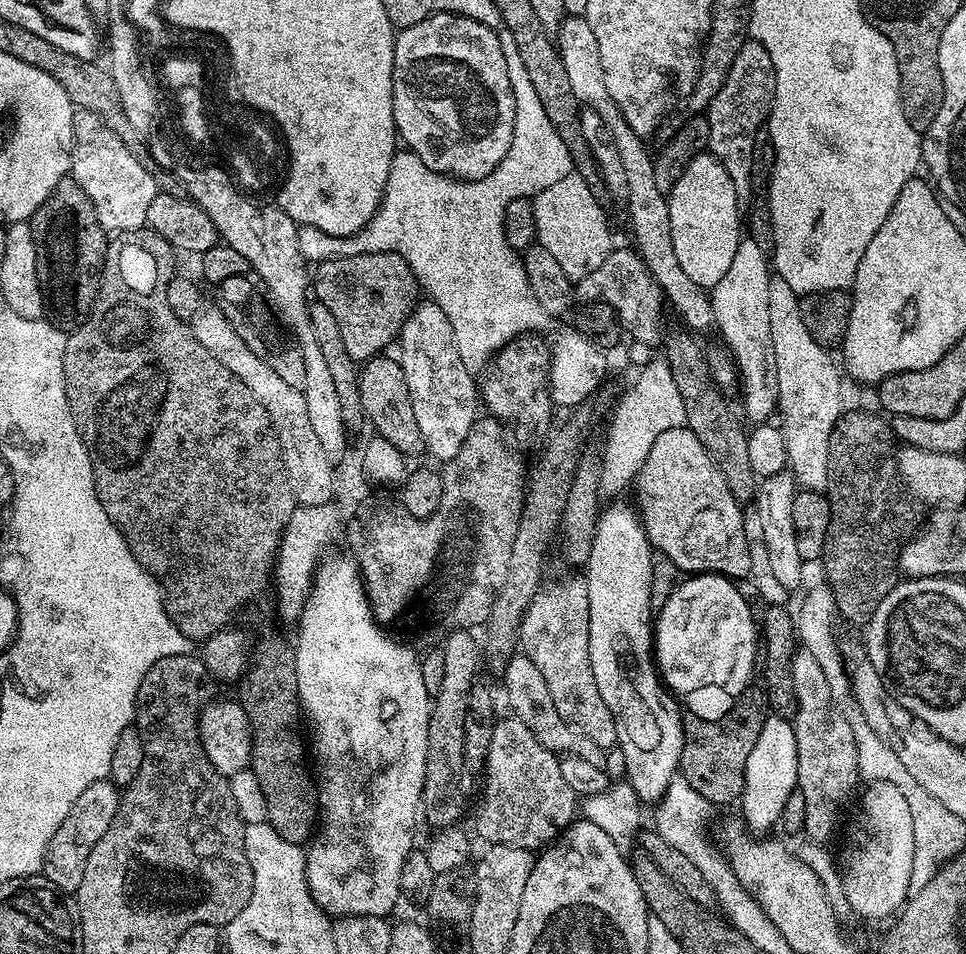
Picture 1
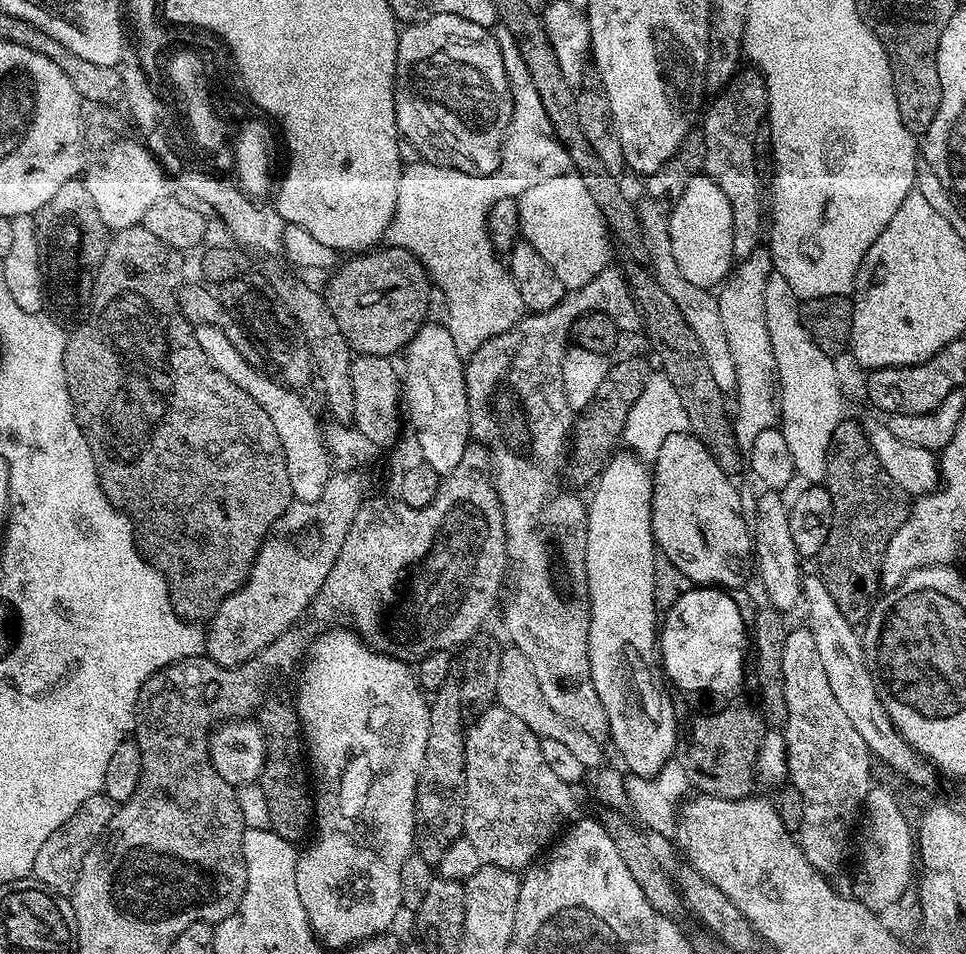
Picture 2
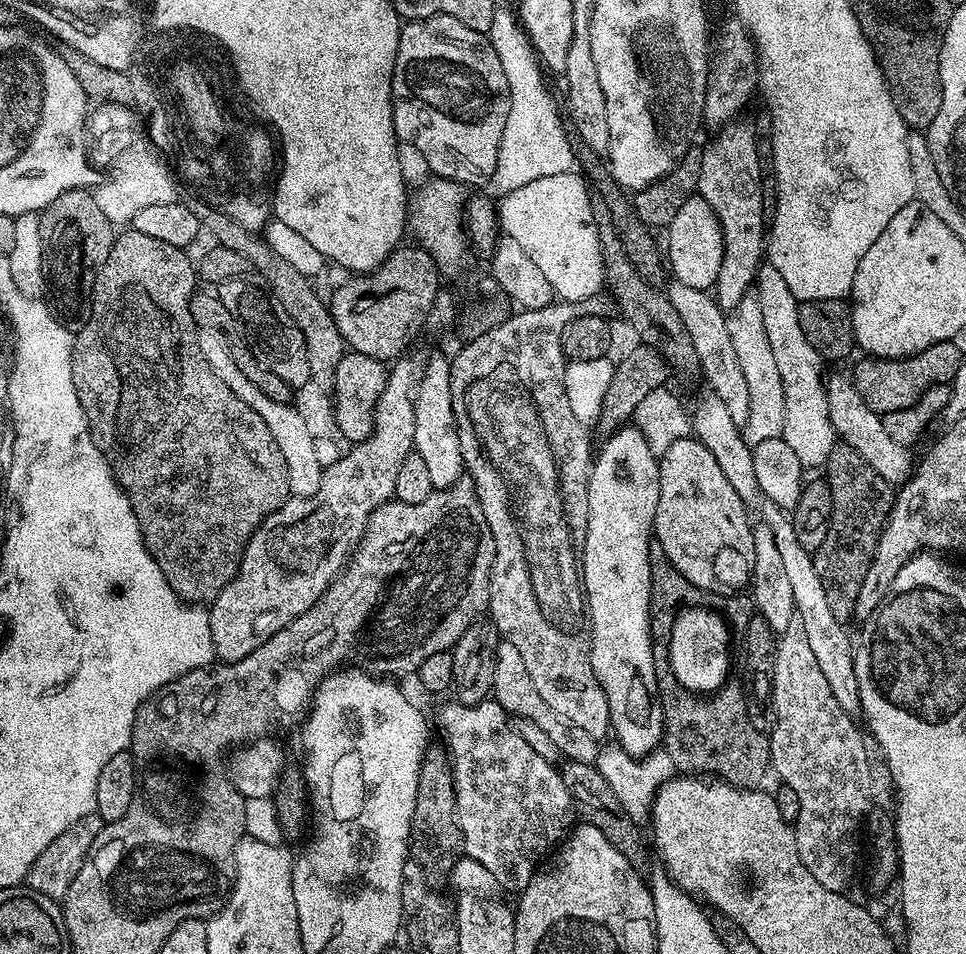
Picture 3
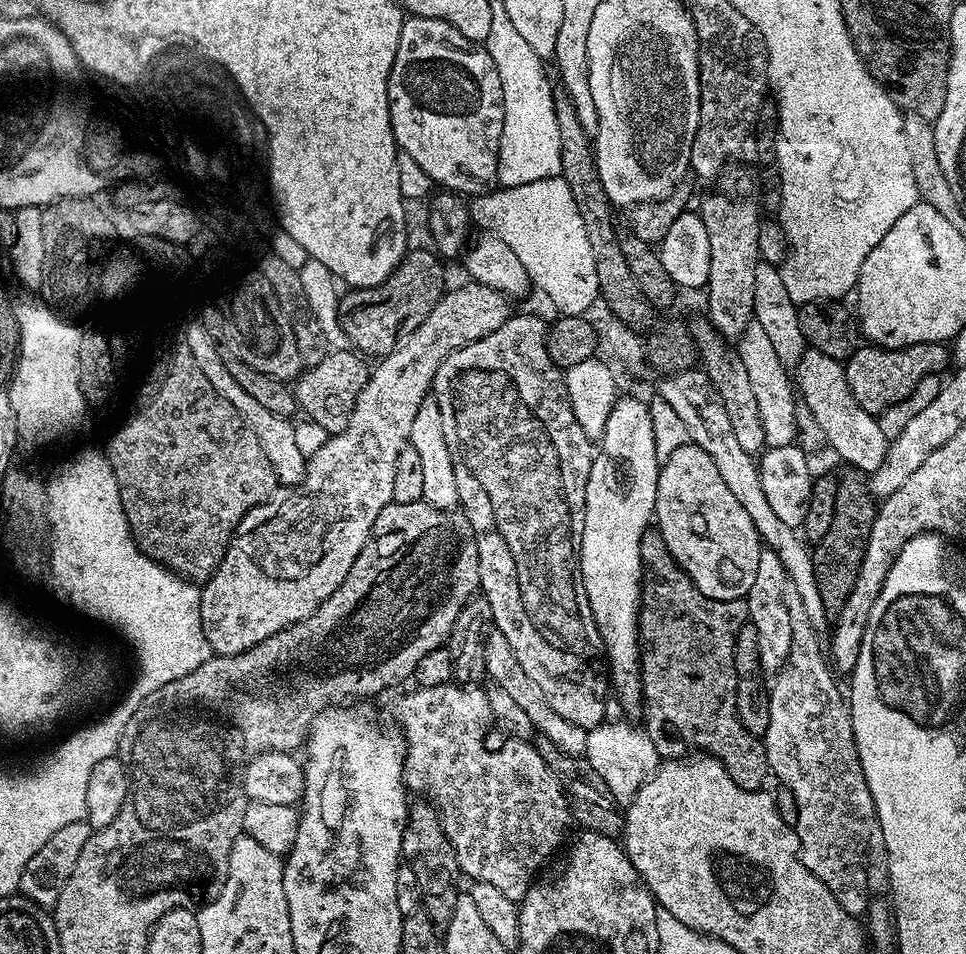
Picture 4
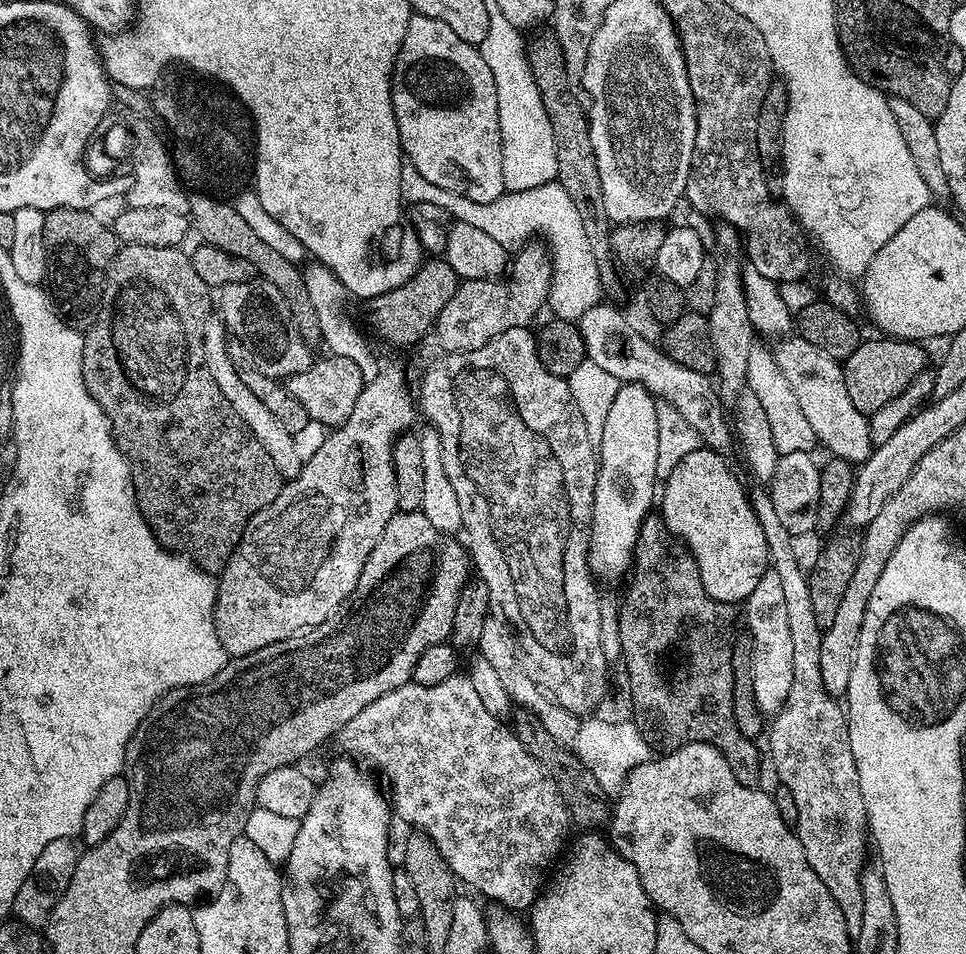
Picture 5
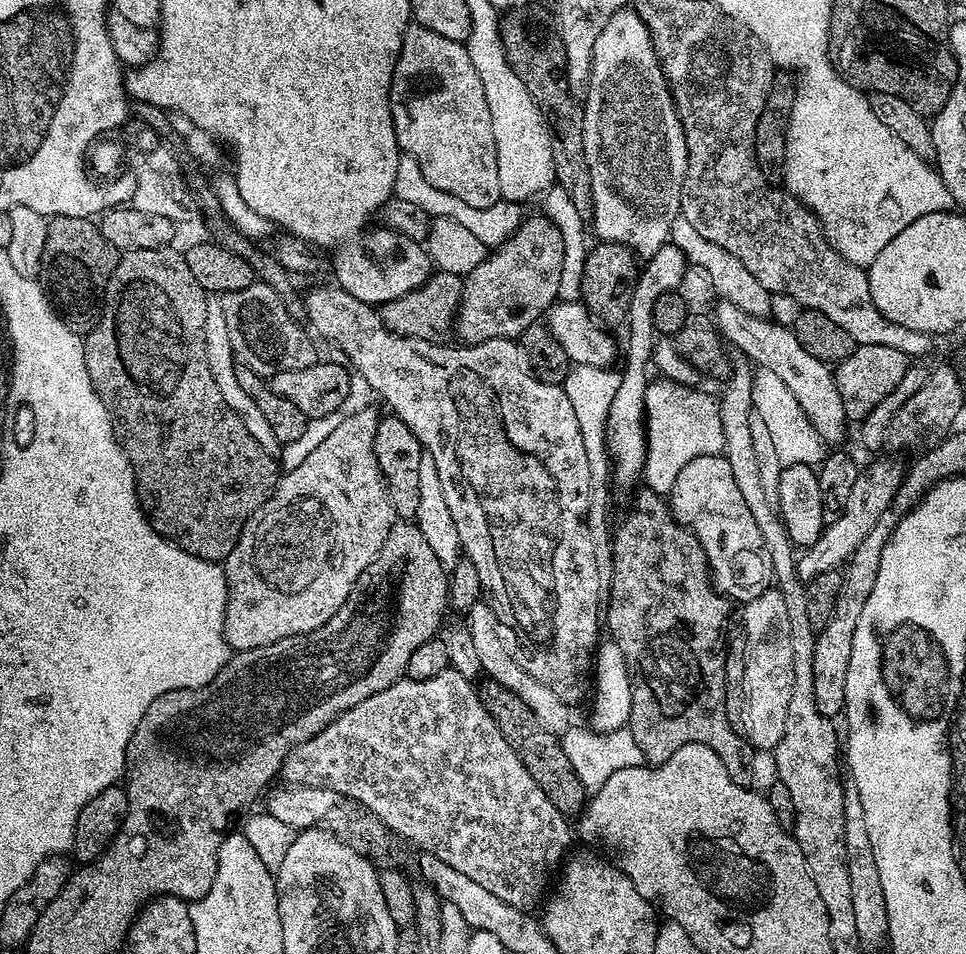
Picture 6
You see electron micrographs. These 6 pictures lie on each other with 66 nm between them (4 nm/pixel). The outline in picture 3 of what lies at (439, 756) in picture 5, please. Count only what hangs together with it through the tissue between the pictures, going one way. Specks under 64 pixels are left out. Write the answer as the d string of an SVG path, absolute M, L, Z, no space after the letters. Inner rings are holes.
M487 698L478 705L452 702L437 714L436 724L444 735L444 744L448 747L446 759L452 765L456 820L460 823L463 855L474 858L474 862L480 862L486 870L490 870L501 889L513 894L523 892L545 857L573 827L574 805L570 790L554 764L542 758L519 737L510 723L509 713L495 698Z

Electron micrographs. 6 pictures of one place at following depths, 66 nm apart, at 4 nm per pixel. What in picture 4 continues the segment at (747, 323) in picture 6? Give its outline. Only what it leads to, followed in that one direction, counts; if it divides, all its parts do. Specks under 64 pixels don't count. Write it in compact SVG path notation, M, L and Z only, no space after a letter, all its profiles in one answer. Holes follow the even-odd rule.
M808 348L805 349L803 355L796 362L795 368L794 380L797 391L803 405L811 410L812 416L818 422L818 426L824 434L825 443L831 446L844 461L848 462L849 467L865 474L871 474L885 460L890 441L883 434L879 419L873 413L863 410L862 406L855 401L854 394L851 393L850 384L846 379L844 364L834 358L830 358L829 355L822 354L821 351Z

